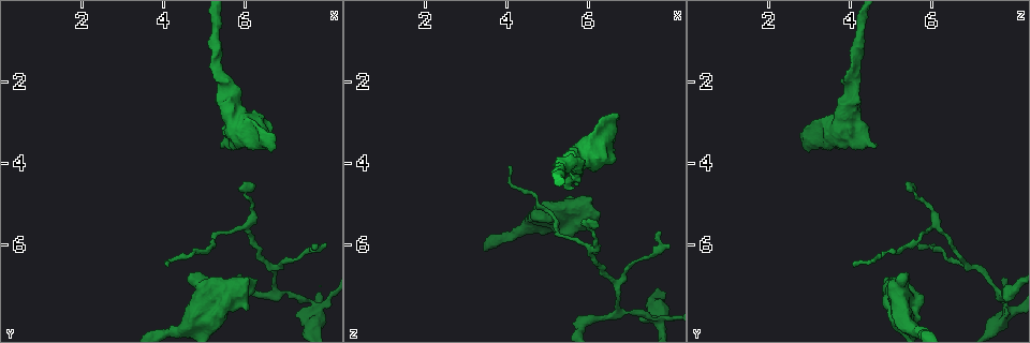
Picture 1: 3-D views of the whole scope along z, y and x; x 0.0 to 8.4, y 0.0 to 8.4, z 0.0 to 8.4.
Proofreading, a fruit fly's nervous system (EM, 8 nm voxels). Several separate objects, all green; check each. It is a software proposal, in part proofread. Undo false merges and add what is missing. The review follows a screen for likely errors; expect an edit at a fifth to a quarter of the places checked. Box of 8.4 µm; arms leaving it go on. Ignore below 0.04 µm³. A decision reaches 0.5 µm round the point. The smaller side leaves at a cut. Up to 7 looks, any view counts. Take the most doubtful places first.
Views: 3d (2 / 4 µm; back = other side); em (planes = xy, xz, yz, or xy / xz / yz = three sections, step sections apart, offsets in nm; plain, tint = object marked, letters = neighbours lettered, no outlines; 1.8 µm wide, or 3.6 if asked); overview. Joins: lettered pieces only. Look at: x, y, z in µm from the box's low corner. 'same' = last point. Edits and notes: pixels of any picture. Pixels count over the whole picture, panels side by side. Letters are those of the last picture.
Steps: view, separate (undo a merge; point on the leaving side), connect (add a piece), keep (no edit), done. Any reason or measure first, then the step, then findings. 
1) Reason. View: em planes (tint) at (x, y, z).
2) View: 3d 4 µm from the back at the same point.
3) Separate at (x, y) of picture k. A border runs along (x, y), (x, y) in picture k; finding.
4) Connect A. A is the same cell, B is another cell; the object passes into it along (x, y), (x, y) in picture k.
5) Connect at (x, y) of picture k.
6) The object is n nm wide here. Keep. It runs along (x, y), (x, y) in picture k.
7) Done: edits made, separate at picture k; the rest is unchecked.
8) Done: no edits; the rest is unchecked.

Branch stops here. View: em planes (letters) at (5.40, 3.65, 4.60).

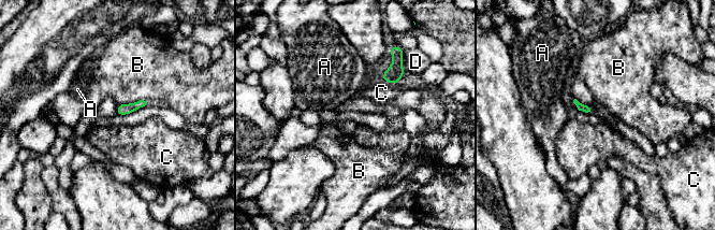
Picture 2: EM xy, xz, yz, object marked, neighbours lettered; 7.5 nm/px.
Keep. A, B, C and D are other cells; none of them fits.

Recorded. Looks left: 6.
Thick end. View: 3d 2 µm at (6.75, 3.35, 2.80).

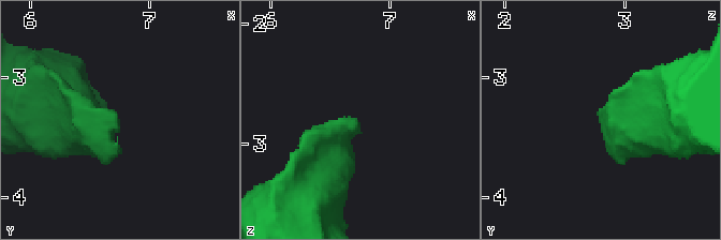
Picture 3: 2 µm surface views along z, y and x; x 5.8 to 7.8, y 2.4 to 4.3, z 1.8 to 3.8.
Need the tissue. View: em planes (letters) at (6.72, 3.32, 2.80).

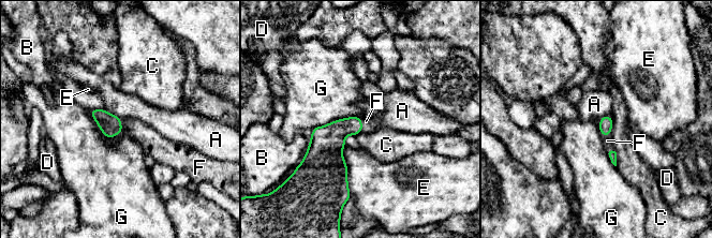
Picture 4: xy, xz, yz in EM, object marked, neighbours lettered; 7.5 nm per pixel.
Connect F. F is the same cell, A, B, C, D, E and G are other cells; the object passes into it along (606, 123), (609, 133), (607, 140) in picture 4; it goes on there.

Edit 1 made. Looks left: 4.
View: overview.

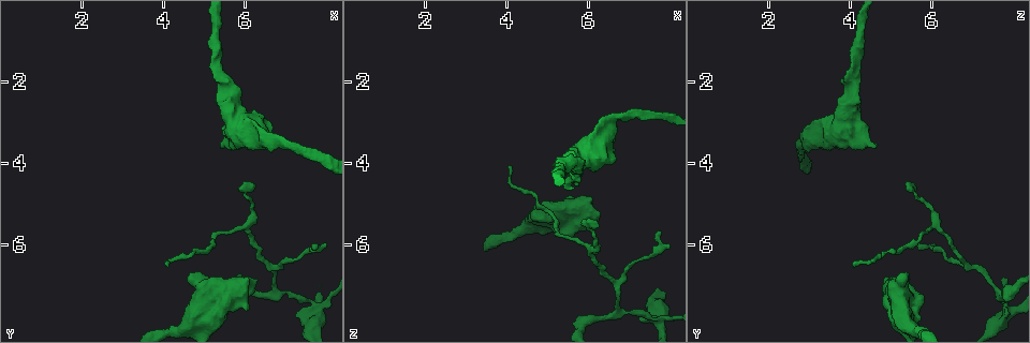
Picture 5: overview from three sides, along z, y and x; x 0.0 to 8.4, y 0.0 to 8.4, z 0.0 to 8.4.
An open end. View: em 3.6 µm planes (letters) at (5.55, 7.65, 5.65).

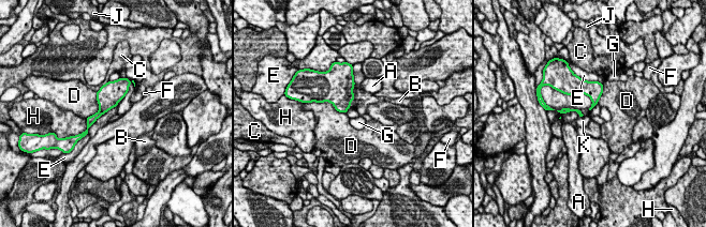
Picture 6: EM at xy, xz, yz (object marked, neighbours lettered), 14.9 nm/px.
Keep. A, B, C, D, E, F, G, H, J and K are other cells; a border runs along (97, 92), (99, 109), (86, 119) in picture 6; no lettered piece goes on from it.

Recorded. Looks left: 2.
Done: edits made, connect at picture 4; the rest is unchecked.

